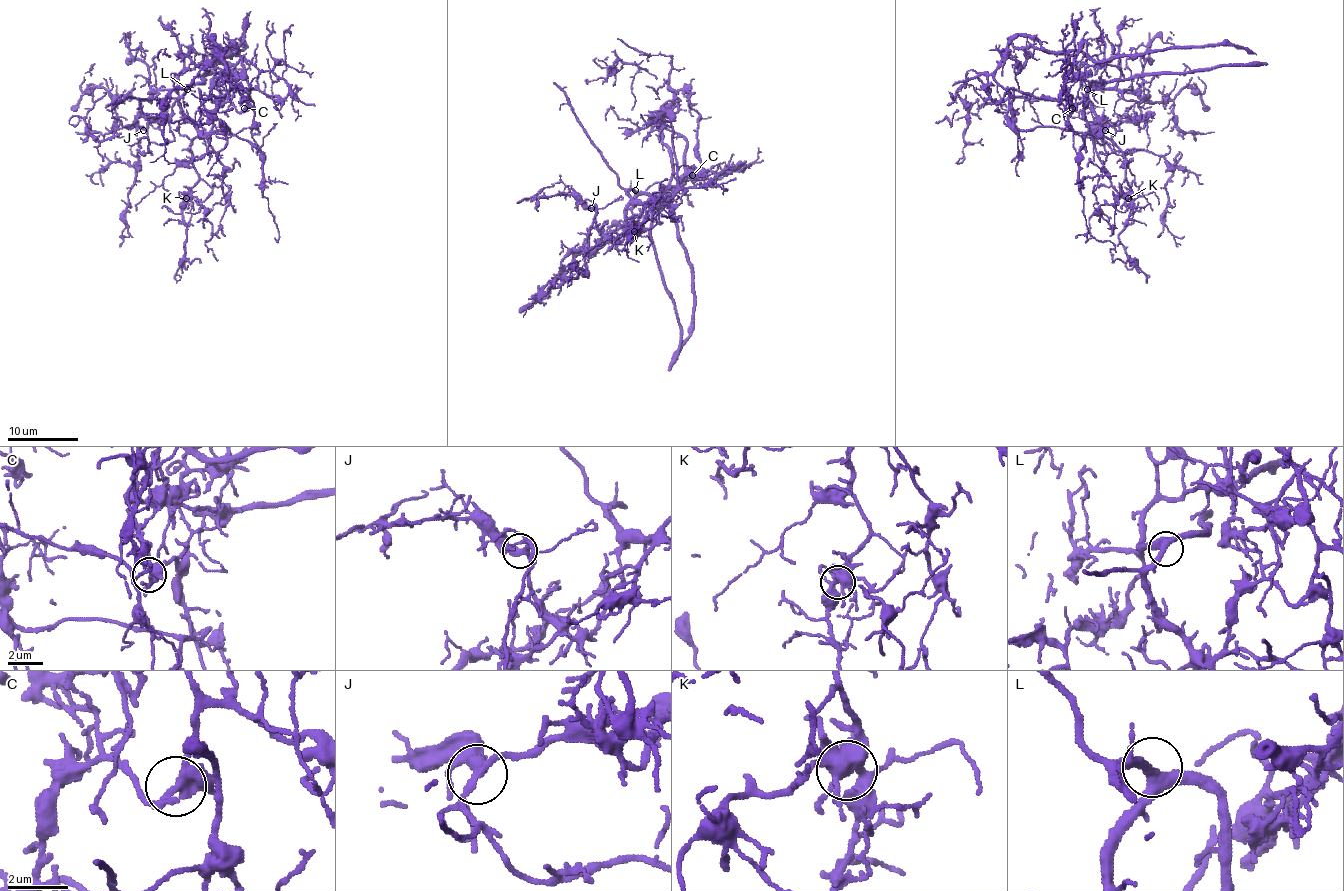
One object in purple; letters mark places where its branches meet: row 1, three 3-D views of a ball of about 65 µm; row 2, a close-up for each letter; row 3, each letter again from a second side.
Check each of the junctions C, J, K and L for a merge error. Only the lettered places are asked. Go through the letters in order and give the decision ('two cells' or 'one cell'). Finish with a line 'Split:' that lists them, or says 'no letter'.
C: two cells
J: one cell
K: one cell
L: one cell
Split: C

